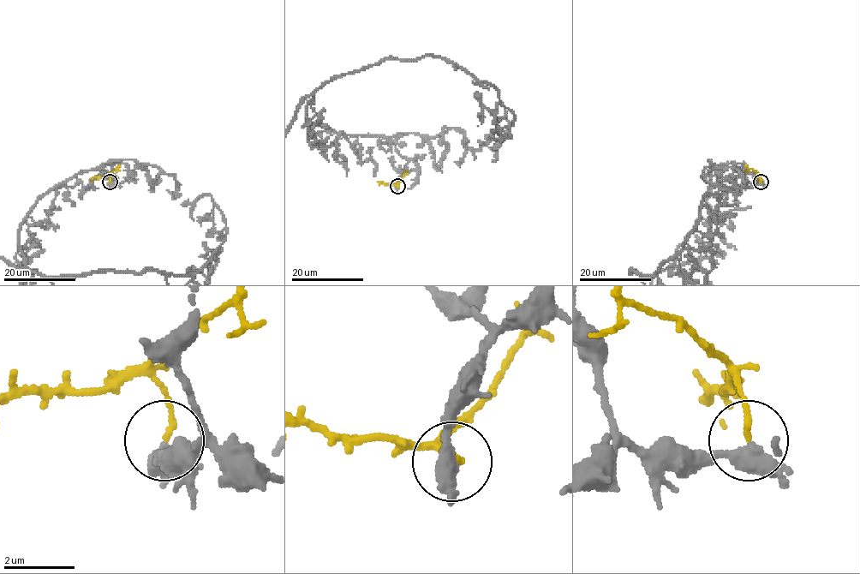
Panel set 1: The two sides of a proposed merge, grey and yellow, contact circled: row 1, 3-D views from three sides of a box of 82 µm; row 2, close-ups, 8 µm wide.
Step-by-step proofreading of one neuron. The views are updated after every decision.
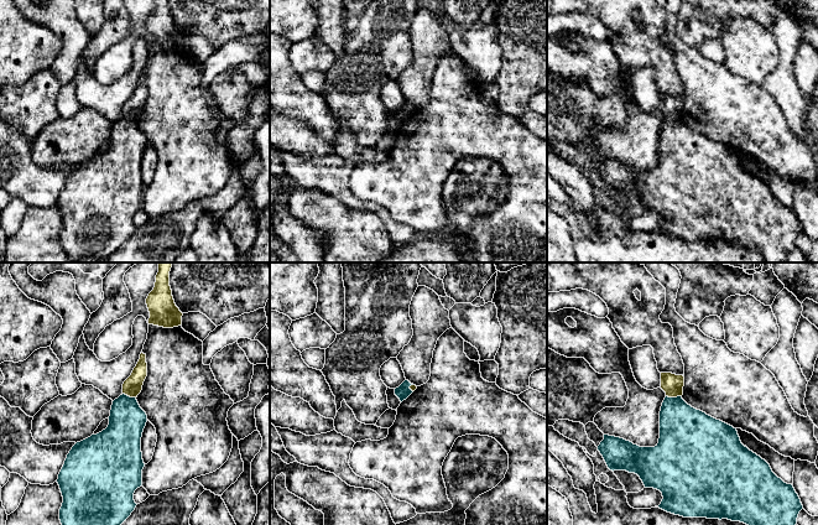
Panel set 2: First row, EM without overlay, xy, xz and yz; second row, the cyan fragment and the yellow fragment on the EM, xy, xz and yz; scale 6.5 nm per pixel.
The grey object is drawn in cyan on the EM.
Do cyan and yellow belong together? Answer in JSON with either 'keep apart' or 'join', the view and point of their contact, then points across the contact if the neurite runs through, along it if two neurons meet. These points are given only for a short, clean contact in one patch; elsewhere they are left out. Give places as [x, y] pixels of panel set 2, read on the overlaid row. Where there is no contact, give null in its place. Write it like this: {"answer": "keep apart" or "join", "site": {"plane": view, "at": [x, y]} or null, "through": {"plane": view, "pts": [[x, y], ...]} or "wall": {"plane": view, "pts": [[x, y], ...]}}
{"answer": "keep apart", "site": {"plane": "yz", "at": [673, 398]}, "wall": {"plane": "yz", "pts": [[666, 395], [681, 396]]}}

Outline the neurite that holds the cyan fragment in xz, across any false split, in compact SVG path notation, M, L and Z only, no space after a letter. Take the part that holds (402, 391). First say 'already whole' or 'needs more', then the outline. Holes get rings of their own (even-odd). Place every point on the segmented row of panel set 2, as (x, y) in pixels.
already whole; M405 380L398 388L395 389L395 395L400 399L401 402L413 393L410 389L411 385L413 384L411 384L408 380Z

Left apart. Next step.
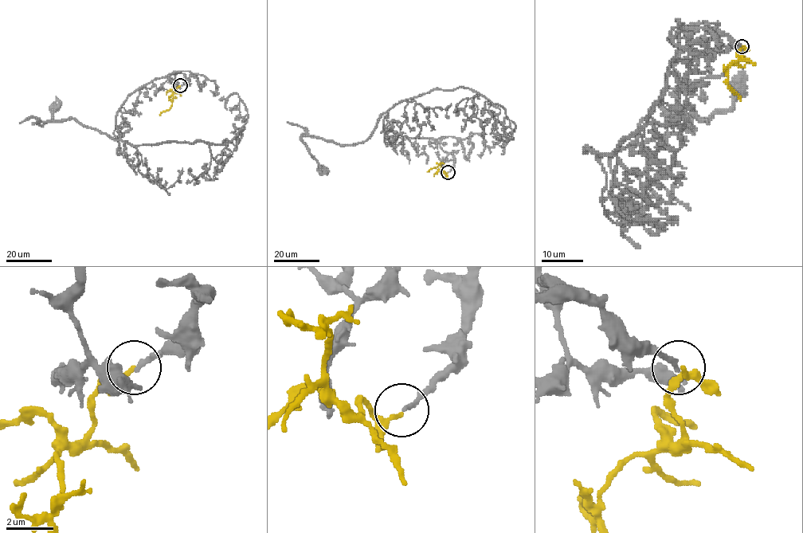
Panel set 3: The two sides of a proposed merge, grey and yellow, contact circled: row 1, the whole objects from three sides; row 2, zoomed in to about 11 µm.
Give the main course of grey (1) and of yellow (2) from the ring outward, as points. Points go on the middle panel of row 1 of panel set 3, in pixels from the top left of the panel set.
1: (448, 172), (453, 154), (437, 140), (383, 127), (395, 104), (435, 89), (470, 88), (515, 124), (495, 143)
2: (448, 172), (443, 172), (441, 164), (427, 172)

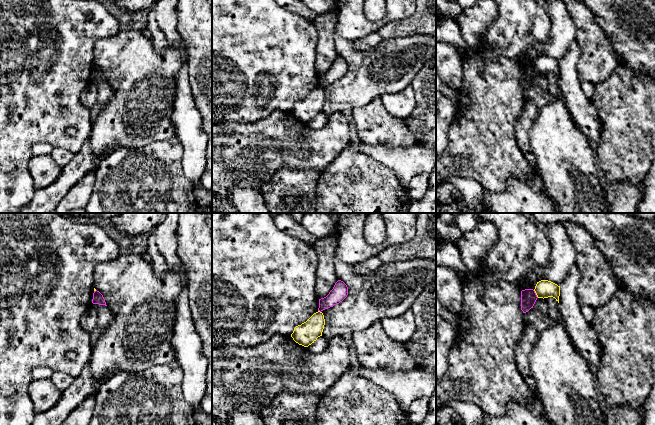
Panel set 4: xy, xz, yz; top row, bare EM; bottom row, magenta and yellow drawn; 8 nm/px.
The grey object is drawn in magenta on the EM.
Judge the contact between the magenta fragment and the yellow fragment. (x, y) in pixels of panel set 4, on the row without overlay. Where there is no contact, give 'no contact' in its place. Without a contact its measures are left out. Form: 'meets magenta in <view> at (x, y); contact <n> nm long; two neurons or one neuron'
meets magenta in yz at (535, 70); contact 80 nm long; two neurons

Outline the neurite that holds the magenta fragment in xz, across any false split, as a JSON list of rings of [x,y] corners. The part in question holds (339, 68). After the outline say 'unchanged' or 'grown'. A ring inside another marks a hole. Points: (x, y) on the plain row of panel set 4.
[[[338,56],[333,65],[329,68],[329,70],[319,75],[319,84],[318,87],[323,87],[325,85],[328,85],[330,83],[333,83],[334,81],[339,80],[342,78],[348,71],[348,63],[347,61],[341,57]]]; unchanged

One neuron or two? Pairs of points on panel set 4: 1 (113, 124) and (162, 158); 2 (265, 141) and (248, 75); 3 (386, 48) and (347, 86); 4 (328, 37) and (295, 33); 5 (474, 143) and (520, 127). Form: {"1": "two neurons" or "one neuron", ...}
{"1": "two neurons", "2": "two neurons", "3": "one neuron", "4": "two neurons", "5": "two neurons"}

